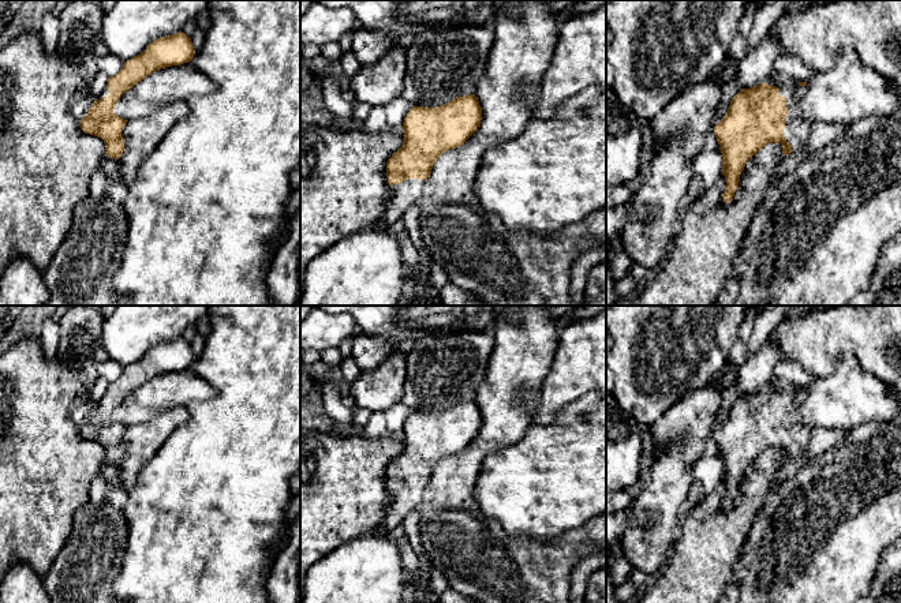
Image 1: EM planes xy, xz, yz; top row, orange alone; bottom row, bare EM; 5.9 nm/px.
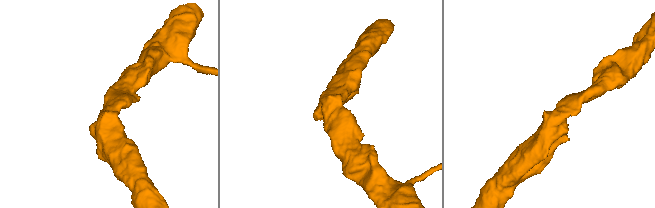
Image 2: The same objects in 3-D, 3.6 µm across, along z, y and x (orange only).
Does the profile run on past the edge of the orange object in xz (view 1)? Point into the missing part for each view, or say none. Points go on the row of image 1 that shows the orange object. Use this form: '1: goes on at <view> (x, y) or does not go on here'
1: goes on at xz (407, 193)

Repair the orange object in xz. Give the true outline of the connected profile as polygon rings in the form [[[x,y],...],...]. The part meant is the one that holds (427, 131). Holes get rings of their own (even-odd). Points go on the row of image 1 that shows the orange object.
[[[475,94],[456,97],[435,106],[412,106],[403,121],[404,142],[386,162],[392,201],[384,216],[370,228],[388,231],[422,194],[423,183],[437,158],[456,149],[475,132],[482,108]]]

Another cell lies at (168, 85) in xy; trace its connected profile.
[[[188,61],[161,68],[143,78],[123,94],[113,112],[124,120],[134,120],[149,116],[172,102],[213,91],[216,91],[214,82]]]

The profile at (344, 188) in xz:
[[[300,126],[300,299],[309,263],[343,237],[370,229],[392,201],[386,162],[404,142],[404,131],[344,132]]]

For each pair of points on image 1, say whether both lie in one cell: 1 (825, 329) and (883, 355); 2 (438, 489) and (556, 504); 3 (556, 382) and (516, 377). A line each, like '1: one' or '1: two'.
1: one
2: two
3: two

